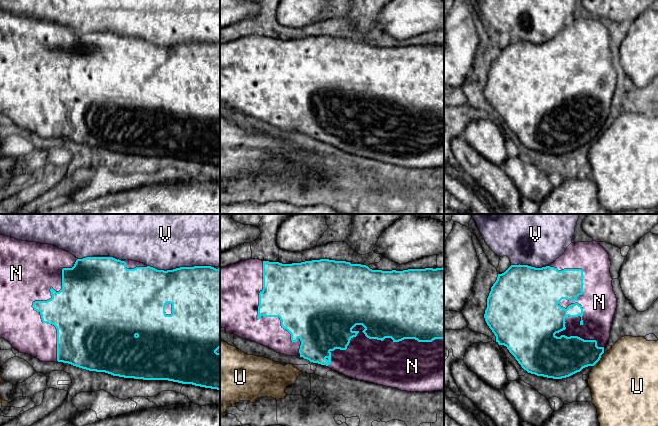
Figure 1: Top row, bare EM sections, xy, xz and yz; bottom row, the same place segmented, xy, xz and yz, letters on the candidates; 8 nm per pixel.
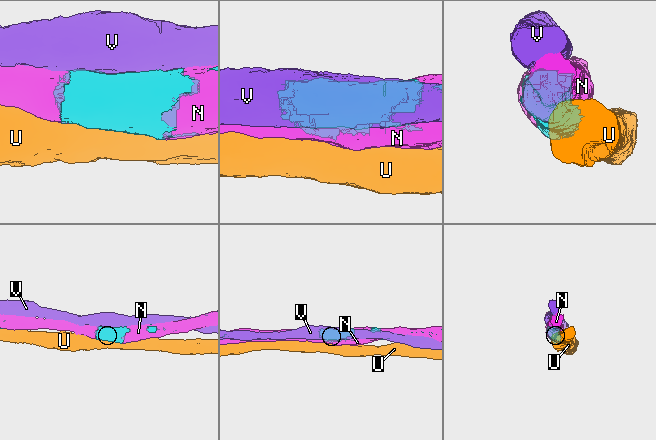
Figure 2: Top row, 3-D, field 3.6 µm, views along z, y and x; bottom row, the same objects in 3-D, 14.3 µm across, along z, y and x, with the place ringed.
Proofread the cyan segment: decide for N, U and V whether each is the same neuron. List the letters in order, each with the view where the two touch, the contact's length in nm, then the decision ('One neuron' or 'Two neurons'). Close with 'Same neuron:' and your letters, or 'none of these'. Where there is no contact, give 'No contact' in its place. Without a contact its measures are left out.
N: Touches cyan in yz. Shared border 800 nm. One neuron
U: Touches cyan in yz. Shared border 100 nm. Two neurons
V: Touches cyan in xy. Shared border 550 nm. Two neurons
Same neuron: N

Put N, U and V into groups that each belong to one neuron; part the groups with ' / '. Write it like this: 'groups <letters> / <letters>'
groups N / U / V

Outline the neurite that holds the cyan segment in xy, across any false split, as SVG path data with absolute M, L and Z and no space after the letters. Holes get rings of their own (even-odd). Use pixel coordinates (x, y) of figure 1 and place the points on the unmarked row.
M0 10L0 114L7 116L12 124L28 130L42 138L63 138L89 147L105 148L113 152L143 156L168 156L182 160L220 166L220 43L194 42L180 43L173 46L157 46L143 39L132 36L119 36L110 32L93 32L78 35L71 29L49 20L22 17Z

